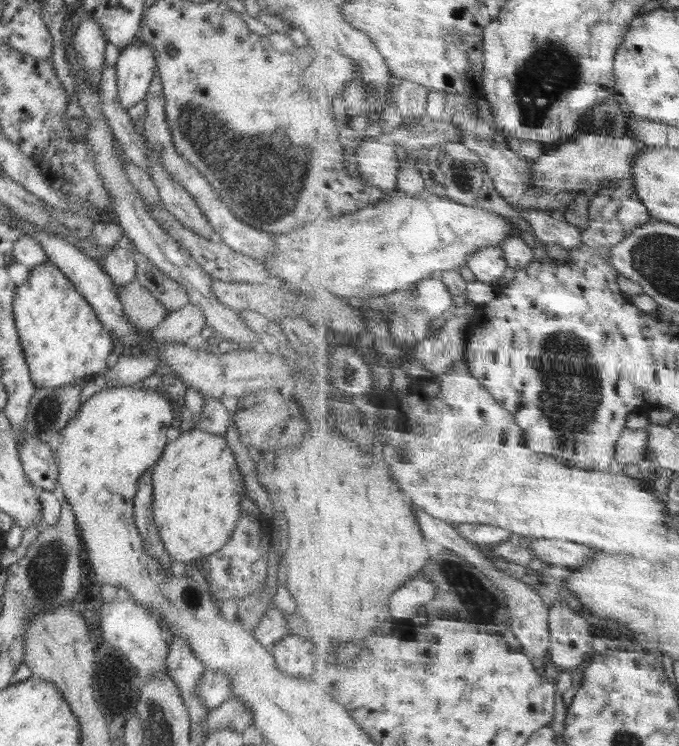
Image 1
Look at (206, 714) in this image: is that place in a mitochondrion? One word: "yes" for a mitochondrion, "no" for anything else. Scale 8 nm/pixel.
no

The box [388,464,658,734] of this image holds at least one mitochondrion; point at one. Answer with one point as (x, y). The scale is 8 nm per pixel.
(470, 590)

